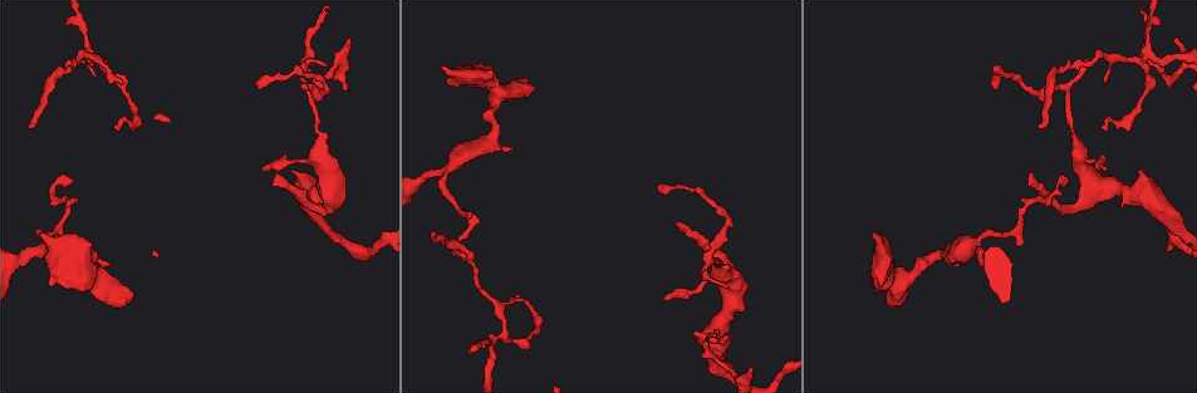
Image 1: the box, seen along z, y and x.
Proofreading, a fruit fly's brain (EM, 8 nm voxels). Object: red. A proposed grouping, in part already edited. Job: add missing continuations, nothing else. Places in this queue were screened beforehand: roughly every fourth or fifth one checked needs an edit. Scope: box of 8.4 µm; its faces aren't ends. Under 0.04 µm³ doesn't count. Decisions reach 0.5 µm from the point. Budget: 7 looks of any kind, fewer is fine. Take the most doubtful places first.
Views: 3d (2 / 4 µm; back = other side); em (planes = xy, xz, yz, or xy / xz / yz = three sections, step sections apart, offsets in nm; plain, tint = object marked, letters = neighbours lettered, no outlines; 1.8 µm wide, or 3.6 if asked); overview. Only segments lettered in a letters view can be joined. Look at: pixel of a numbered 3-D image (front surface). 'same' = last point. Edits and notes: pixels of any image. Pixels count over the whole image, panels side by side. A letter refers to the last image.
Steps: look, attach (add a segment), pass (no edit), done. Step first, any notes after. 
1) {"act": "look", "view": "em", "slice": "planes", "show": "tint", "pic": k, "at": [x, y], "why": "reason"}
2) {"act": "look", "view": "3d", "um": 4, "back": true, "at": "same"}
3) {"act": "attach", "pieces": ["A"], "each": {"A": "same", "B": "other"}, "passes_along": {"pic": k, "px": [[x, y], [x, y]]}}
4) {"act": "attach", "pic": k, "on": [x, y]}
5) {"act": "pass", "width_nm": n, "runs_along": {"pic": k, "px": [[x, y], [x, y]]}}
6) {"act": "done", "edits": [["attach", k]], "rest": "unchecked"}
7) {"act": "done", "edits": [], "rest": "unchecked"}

{"act": "look", "view": "em", "slice": "xy", "step": 4, "show": "letters", "pic": 1, "at": [40, 234], "why": "free end"}

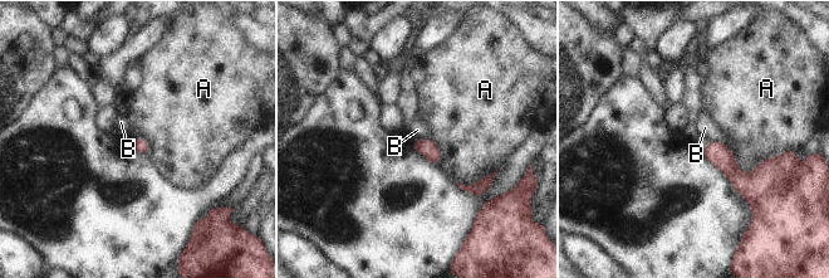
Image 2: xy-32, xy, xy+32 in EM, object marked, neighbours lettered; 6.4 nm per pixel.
{"act": "look", "view": "em", "slice": "planes", "show": "letters", "at": "same"}

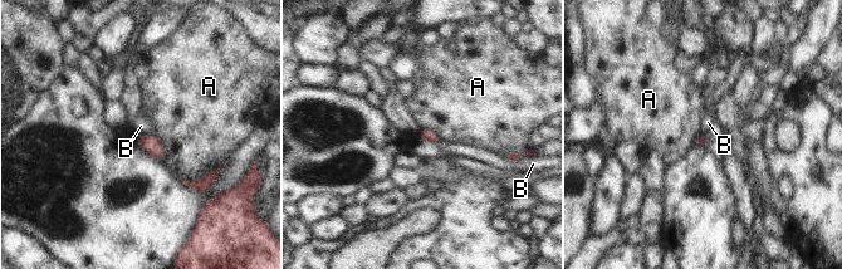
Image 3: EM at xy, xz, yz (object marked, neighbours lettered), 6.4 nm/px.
{"act": "pass", "each": {"A": "other", "B": "other"}, "border": {"pic": 3, "px": [[138, 135], [152, 136]]}, "found": "none of them fits"}

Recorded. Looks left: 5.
{"act": "look", "view": "3d", "um": 4, "pic": 1, "at": [679, 226], "why": "free end"}

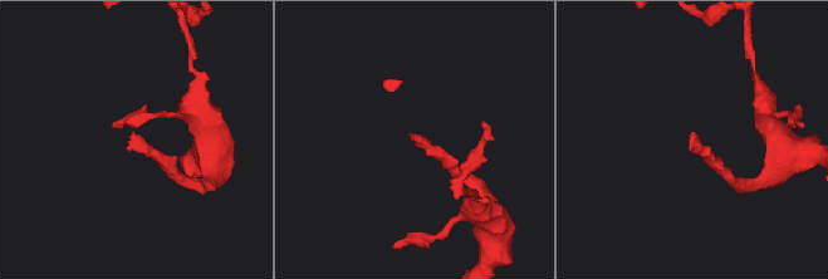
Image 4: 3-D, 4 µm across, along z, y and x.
{"act": "look", "view": "em", "slice": "yz", "step": 16, "show": "letters", "pic": 4, "at": [133, 135]}

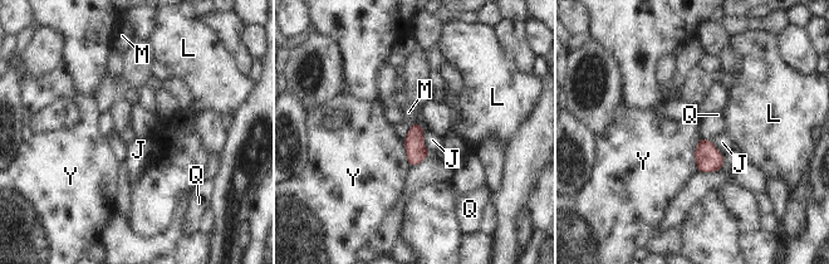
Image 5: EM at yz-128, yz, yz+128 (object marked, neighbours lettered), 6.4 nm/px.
{"act": "look", "view": "em", "slice": "planes", "show": "letters", "at": "same", "why": "cut it another way"}

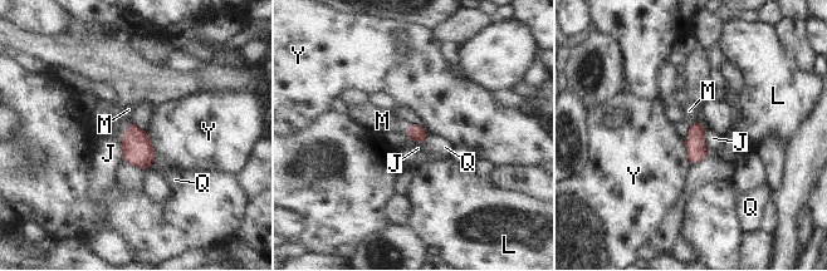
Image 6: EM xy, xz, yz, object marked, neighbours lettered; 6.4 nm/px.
{"act": "attach", "pieces": ["M"], "each": {"J": "other", "L": "other", "M": "same", "Q": "other", "Y": "other"}, "passes_along": {"pic": 6, "px": [[137, 148], [126, 132], [99, 132]]}, "found": "the cell continues"}

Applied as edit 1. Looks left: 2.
{"act": "done", "edits": [["attach", 6]], "rest": "unchecked"}

